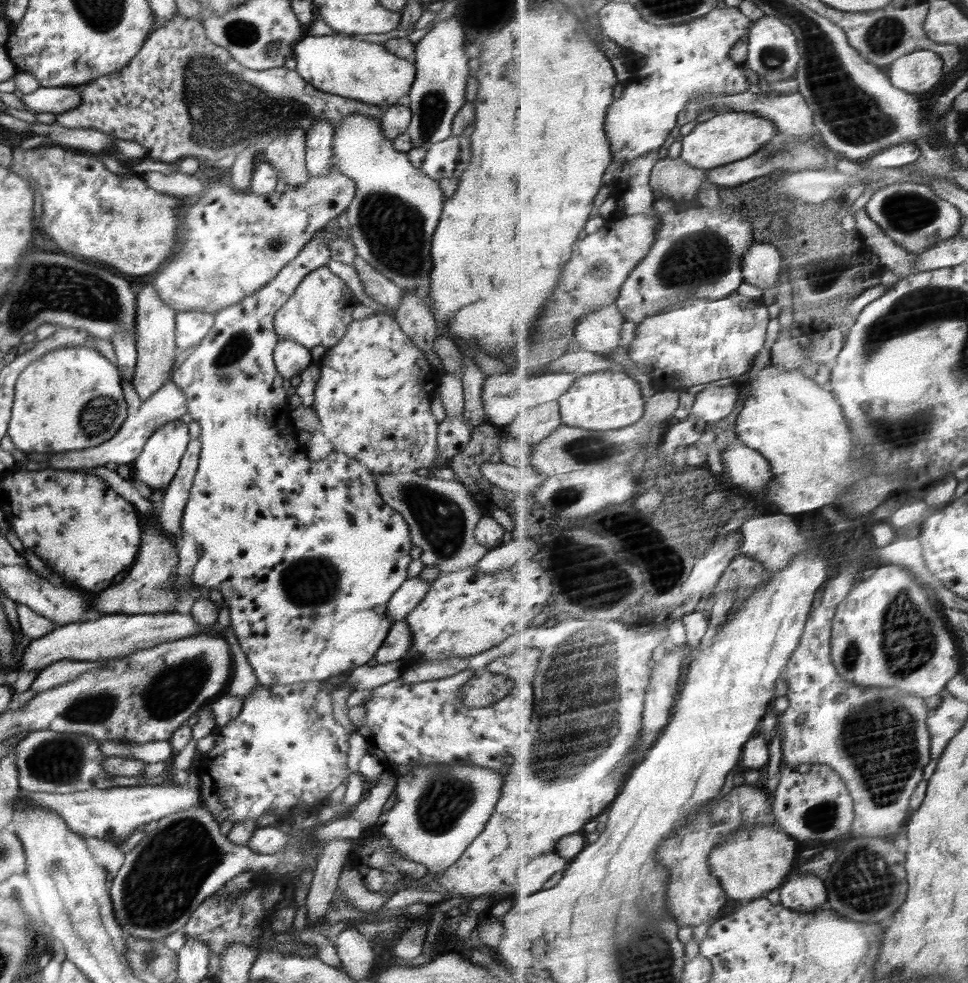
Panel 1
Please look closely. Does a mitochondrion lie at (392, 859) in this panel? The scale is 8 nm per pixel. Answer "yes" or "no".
no

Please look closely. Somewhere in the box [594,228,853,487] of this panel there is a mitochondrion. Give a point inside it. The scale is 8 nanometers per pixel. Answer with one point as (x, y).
(817, 277)

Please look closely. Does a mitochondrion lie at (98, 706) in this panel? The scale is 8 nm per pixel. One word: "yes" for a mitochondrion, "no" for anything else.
yes

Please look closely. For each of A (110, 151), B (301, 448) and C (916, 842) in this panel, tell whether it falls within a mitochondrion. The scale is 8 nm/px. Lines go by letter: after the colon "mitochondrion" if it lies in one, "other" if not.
A: other
B: other
C: other

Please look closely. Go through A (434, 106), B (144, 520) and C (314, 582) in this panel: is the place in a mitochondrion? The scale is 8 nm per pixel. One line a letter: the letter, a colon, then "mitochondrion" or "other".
A: mitochondrion
B: other
C: mitochondrion

